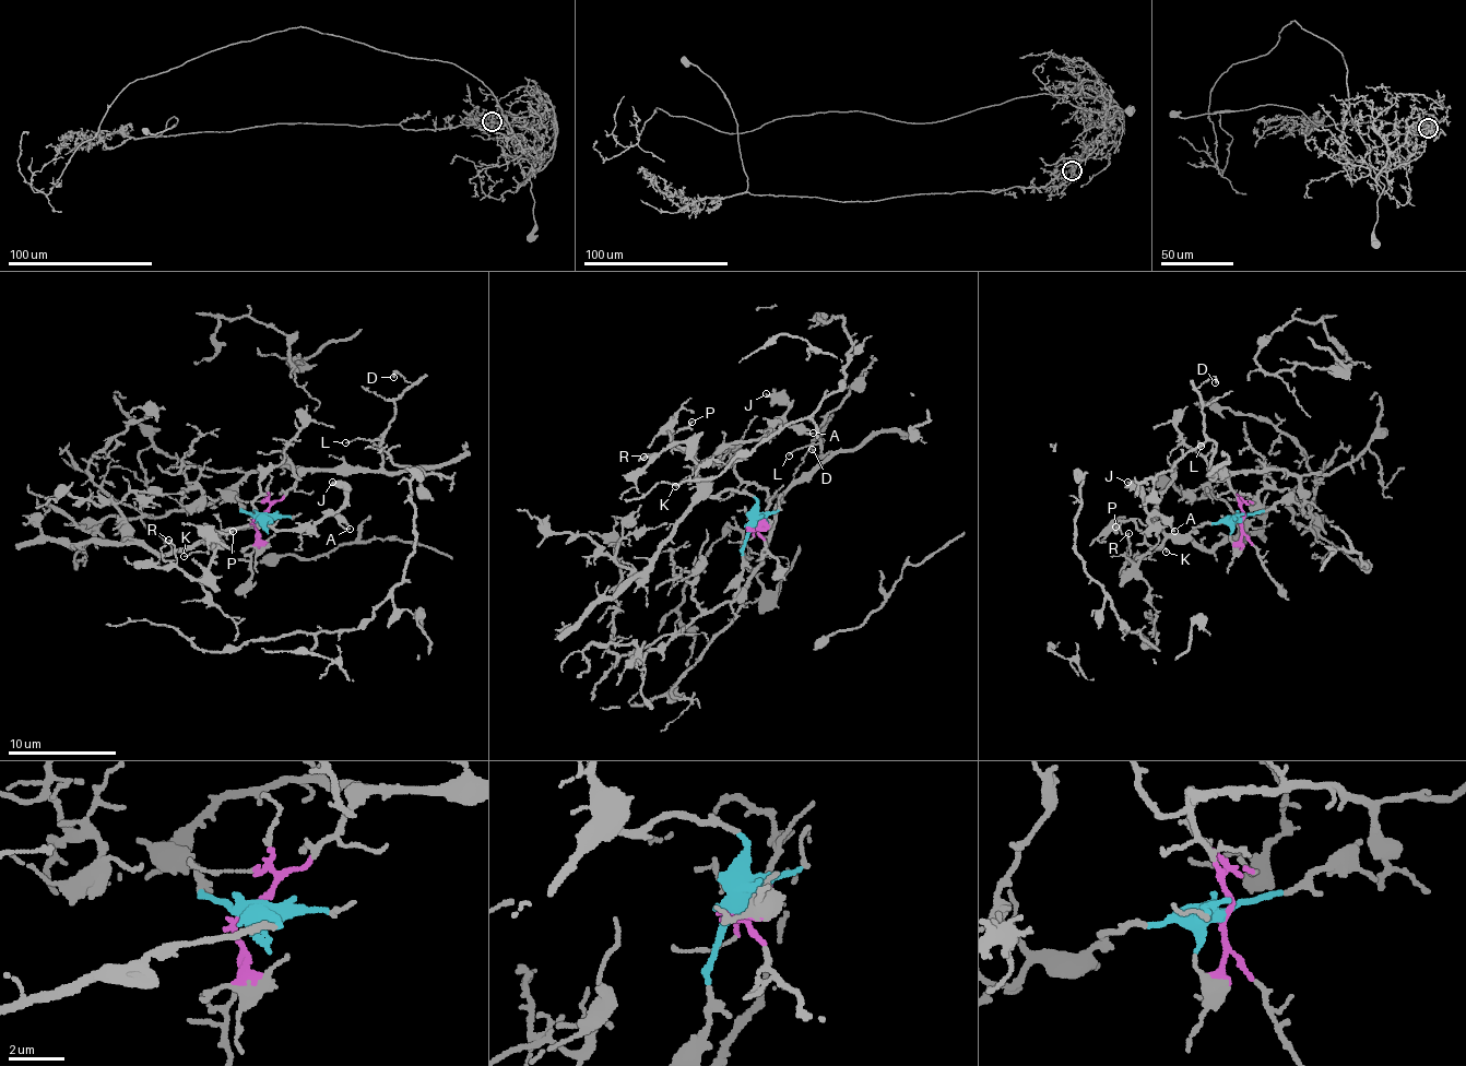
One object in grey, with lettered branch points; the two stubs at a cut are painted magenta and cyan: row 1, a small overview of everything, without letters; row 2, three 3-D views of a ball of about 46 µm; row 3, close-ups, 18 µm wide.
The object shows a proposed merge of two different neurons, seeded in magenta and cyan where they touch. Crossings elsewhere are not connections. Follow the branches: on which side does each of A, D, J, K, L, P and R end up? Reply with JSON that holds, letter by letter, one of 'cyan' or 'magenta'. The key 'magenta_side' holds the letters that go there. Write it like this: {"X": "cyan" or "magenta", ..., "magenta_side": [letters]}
{"A": "cyan", "D": "magenta", "J": "cyan", "K": "cyan", "L": "magenta", "P": "cyan", "R": "cyan", "magenta_side": ["D", "L"]}

